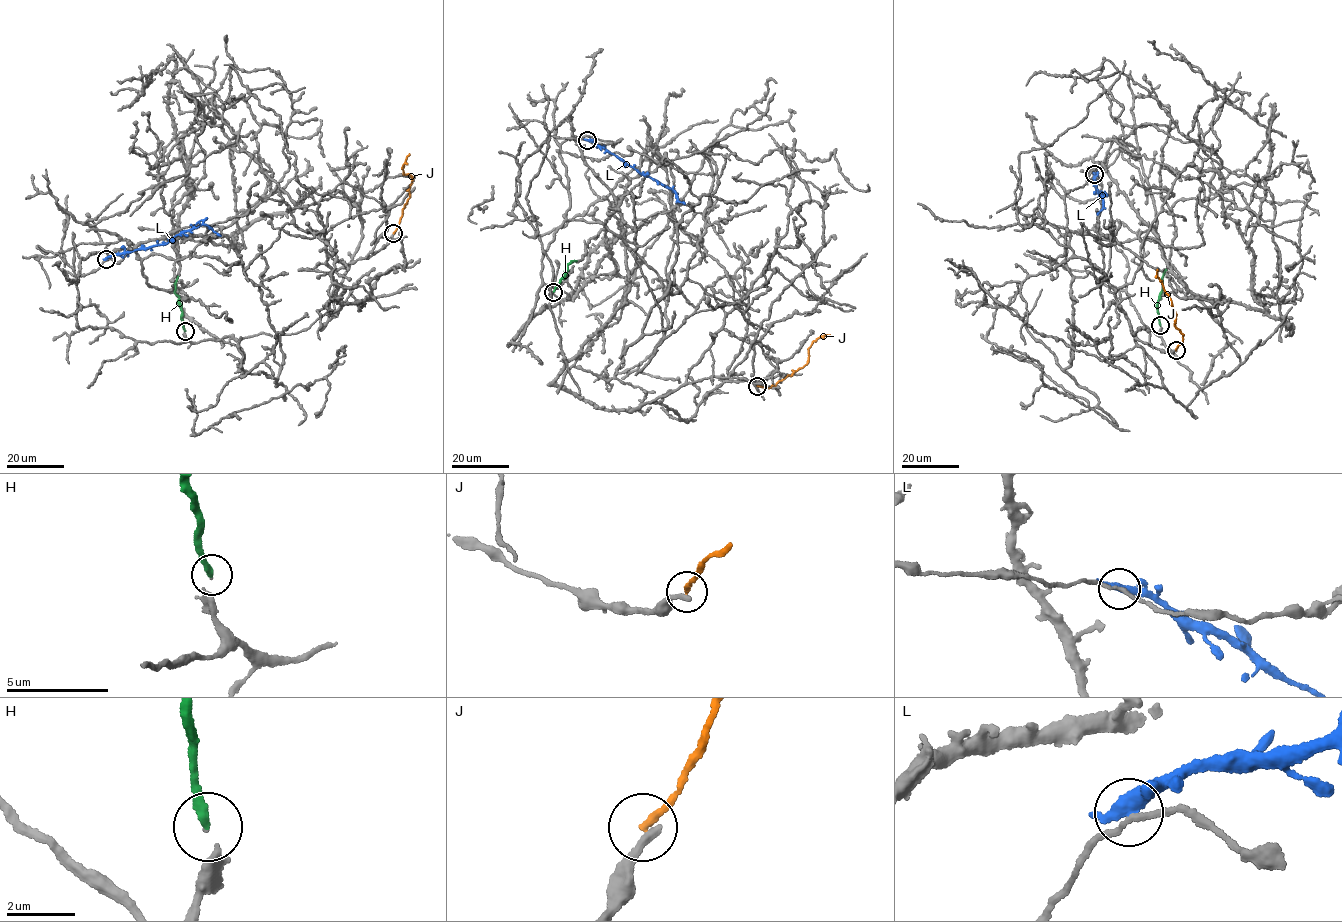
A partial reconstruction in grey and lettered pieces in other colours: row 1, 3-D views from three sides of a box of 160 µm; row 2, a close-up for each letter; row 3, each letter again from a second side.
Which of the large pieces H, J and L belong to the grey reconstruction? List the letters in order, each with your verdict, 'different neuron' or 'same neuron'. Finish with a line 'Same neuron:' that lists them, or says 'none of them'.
H: same neuron
J: different neuron
L: different neuron
Same neuron: H

